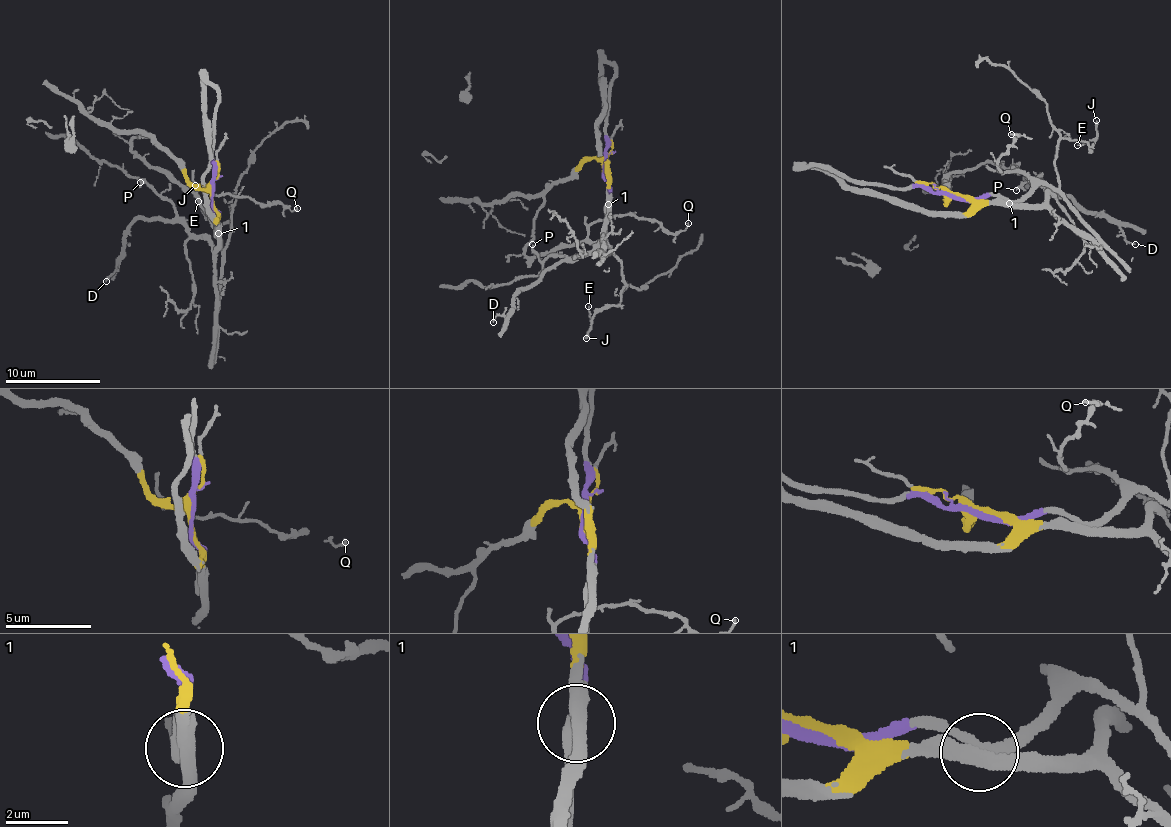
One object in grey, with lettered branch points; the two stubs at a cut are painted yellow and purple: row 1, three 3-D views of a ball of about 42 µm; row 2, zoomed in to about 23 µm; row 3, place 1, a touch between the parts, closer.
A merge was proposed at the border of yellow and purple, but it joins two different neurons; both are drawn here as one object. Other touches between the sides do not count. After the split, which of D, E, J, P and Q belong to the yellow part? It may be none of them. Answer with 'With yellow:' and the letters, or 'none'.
With yellow: D, P

